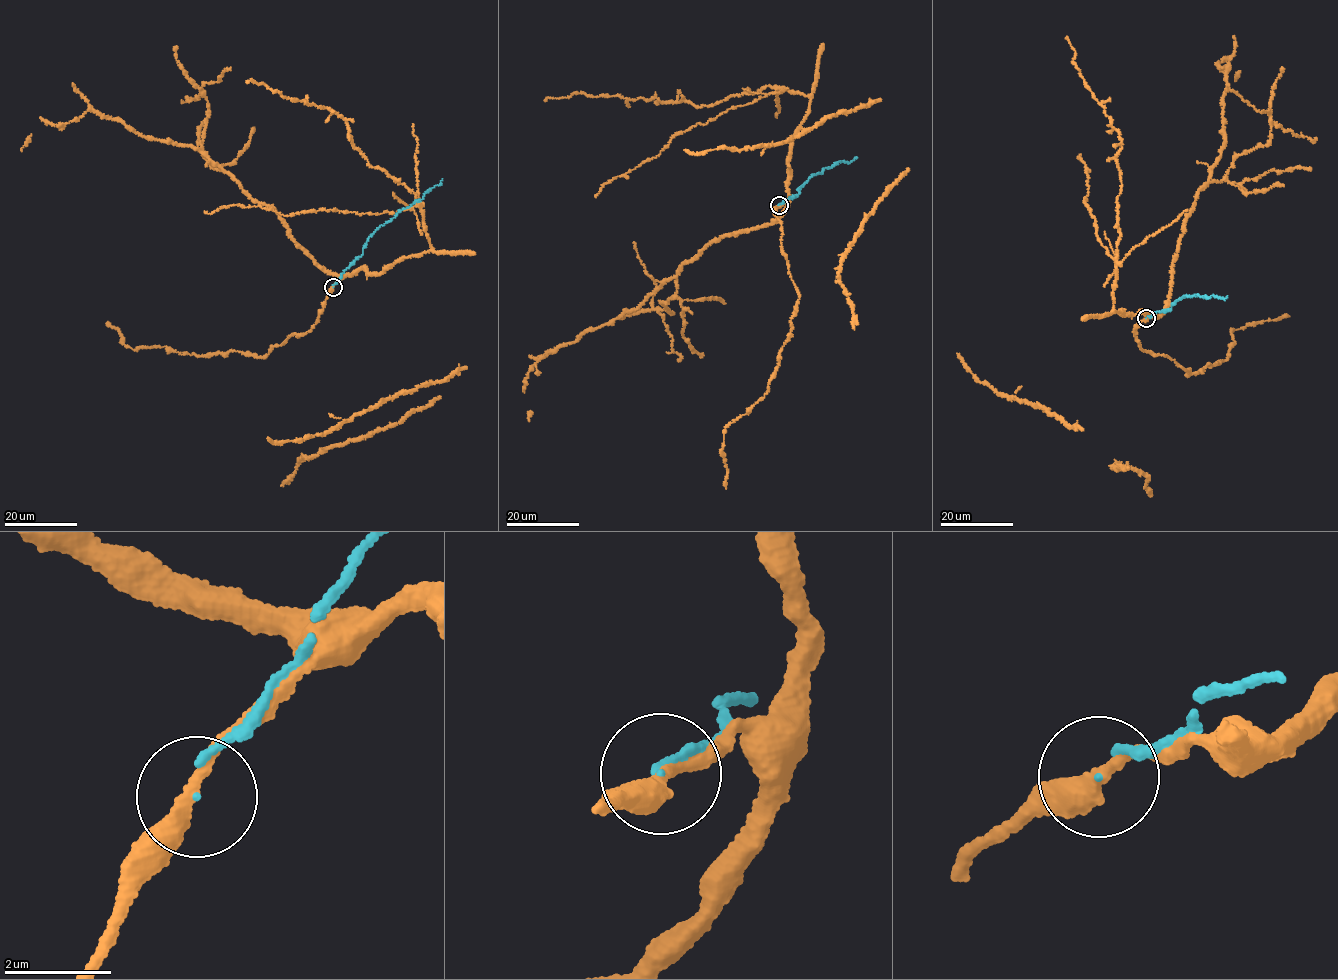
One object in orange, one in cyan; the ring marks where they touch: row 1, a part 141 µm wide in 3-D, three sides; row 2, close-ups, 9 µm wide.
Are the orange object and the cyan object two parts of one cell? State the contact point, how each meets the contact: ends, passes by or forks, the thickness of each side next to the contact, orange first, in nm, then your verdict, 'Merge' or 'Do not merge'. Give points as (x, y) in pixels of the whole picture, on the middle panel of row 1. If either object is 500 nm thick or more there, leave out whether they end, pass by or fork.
Place: (779, 205). At the ring orange passes by. At the ring cyan ends. Thickness 280 nm (orange) against 90 nm. Do not merge

